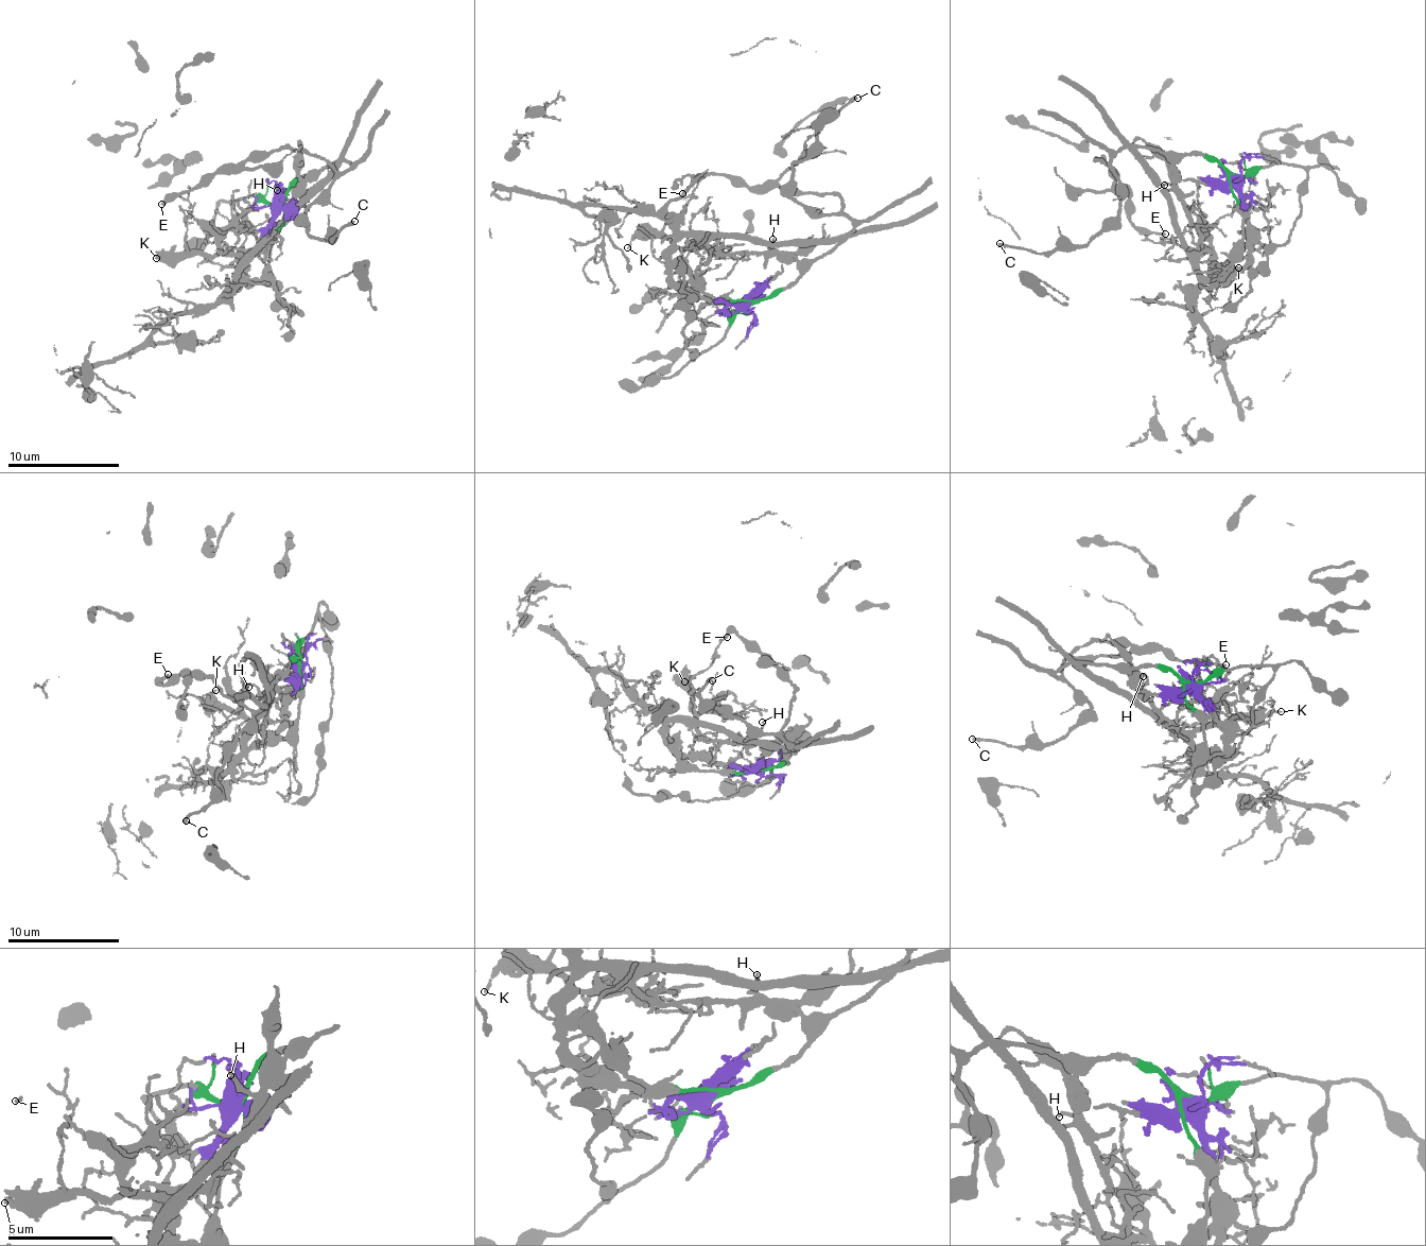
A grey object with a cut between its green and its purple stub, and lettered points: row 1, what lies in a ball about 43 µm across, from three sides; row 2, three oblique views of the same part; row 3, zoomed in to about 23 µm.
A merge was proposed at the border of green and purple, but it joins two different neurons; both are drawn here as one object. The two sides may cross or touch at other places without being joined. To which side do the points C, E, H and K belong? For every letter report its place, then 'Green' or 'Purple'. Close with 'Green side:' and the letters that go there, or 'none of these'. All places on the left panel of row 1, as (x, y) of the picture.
C: Place: (354, 221). Green
E: Place: (161, 204). Green
H: Place: (277, 190). Purple
K: Place: (156, 258). Purple
Green side: C, E

